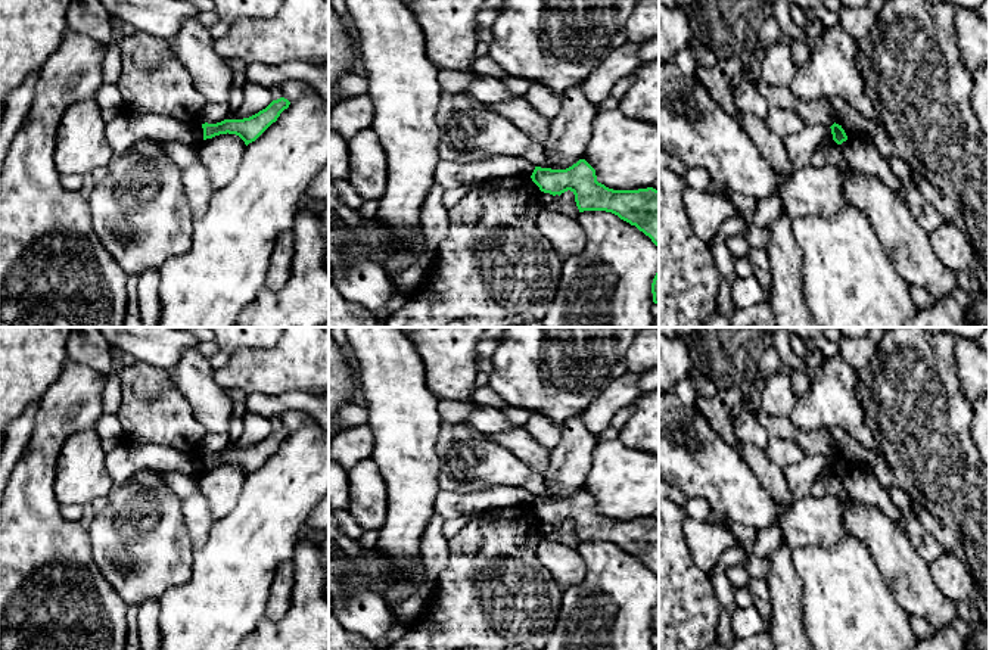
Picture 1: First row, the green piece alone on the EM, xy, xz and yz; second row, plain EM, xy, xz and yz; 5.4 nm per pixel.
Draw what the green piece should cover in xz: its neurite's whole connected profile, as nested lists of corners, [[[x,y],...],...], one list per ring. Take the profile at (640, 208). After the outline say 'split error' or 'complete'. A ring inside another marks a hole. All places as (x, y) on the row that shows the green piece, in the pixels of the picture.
[[[579,159],[566,170],[535,167],[532,181],[553,196],[570,190],[579,212],[606,211],[635,226],[659,248],[659,190],[613,190],[597,181],[595,170]]]; complete

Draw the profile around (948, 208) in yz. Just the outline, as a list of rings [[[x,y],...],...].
[[[912,167],[912,183],[921,196],[933,205],[946,223],[961,224],[961,206],[954,200],[954,198],[945,195],[939,187],[930,183],[918,168]]]

